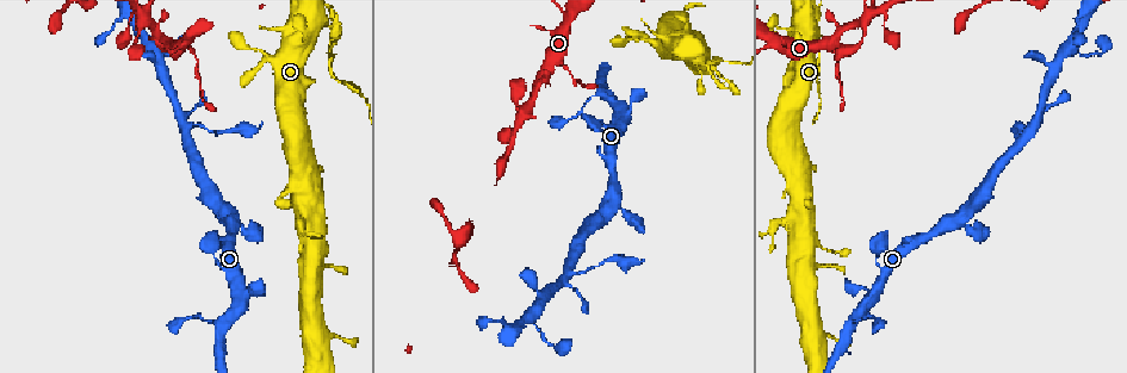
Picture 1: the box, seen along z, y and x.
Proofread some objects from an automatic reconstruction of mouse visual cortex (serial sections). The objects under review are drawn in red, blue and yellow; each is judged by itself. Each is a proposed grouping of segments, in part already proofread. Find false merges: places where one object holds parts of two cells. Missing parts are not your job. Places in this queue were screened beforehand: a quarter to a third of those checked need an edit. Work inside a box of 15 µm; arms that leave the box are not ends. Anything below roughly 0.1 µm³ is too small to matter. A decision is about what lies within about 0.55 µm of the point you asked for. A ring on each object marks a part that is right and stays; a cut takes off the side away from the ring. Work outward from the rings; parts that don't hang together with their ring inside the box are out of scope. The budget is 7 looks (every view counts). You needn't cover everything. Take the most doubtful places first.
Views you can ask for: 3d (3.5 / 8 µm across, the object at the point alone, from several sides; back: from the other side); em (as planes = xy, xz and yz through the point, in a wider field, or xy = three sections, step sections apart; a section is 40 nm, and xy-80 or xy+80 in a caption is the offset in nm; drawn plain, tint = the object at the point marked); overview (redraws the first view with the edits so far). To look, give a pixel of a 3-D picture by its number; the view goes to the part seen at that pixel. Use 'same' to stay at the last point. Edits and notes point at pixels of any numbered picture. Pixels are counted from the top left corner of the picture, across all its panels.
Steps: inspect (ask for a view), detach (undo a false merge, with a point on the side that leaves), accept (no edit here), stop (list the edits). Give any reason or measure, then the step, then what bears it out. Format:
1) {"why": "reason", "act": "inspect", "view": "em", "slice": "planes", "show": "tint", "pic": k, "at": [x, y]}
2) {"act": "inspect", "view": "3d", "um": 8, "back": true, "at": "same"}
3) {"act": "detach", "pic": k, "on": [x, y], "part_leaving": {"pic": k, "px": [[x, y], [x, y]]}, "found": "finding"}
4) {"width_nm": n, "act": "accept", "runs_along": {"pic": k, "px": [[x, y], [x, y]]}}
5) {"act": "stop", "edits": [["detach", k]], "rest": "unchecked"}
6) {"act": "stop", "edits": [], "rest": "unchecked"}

{"why": "sharp bend", "act": "inspect", "view": "3d", "um": 3.5, "pic": 1, "at": [868, 12]}

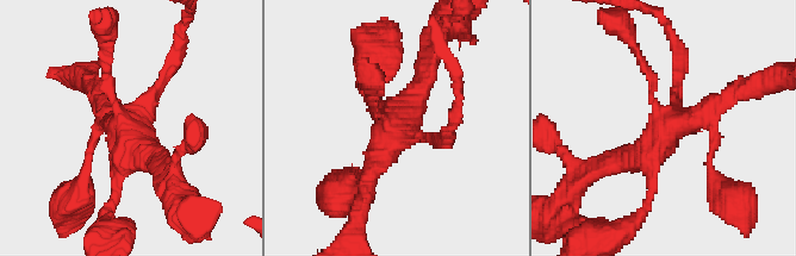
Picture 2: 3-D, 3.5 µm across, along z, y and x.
{"why": "now the EM", "act": "inspect", "view": "em", "slice": "xy", "step": 5, "show": "tint", "pic": 2, "at": [124, 126]}

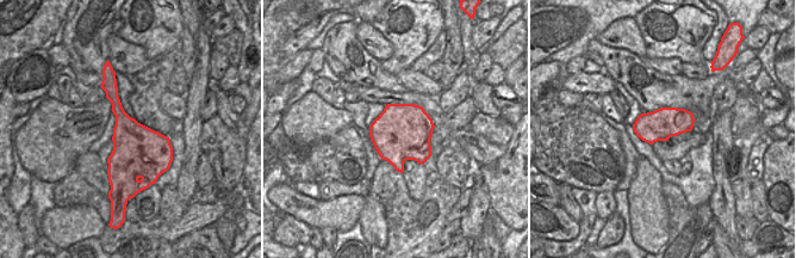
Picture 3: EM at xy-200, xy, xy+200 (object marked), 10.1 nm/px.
{"act": "inspect", "view": "em", "slice": "planes", "show": "tint", "at": "same"}

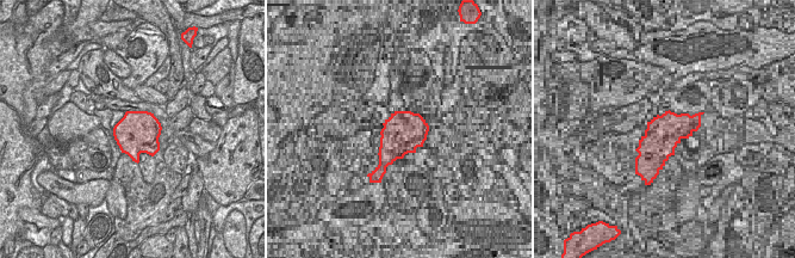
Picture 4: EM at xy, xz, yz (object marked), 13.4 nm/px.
{"act": "accept", "found": "one cell here"}

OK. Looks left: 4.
{"why": "sharp bend", "act": "inspect", "view": "3d", "um": 3.5, "pic": 1, "at": [713, 63]}

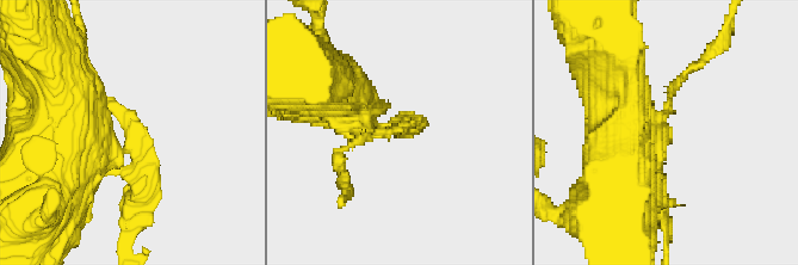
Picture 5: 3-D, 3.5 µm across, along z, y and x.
{"arms": 3, "arm_widths_nm": [100, 200, 700], "act": "inspect", "view": "em", "slice": "xy", "step": 5, "show": "tint", "pic": 5, "at": [133, 152]}

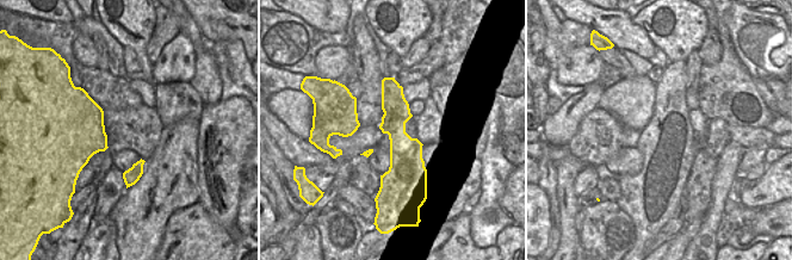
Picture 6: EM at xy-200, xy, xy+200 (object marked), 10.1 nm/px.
{"width_nm": 320, "act": "detach", "pic": 5, "on": [152, 192], "part_leaving": {"pic": 5, "px": [[119, 172], [142, 186], [127, 248]]}, "found": "two cells meet here"}

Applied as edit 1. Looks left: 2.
{"why": "narrows sharply", "act": "inspect", "view": "3d", "um": 3.5, "pic": 1, "at": [261, 64]}

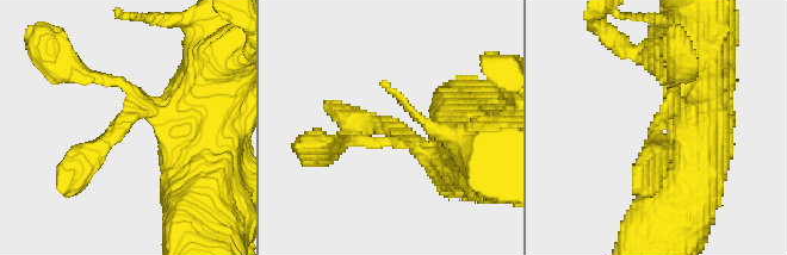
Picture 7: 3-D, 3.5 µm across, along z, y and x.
{"why": "now the EM", "act": "inspect", "view": "em", "slice": "xy", "step": 5, "show": "tint", "pic": 7, "at": [125, 122]}

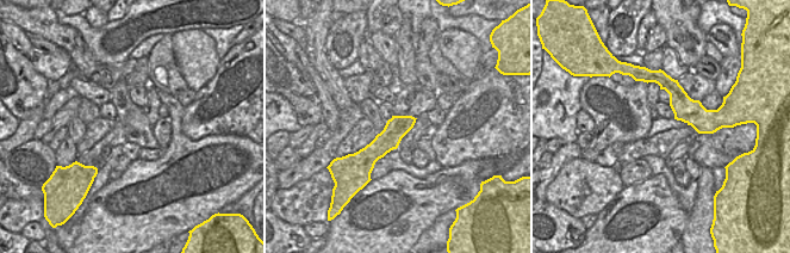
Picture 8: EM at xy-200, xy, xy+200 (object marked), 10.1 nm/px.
{"act": "accept", "runs_along": {"pic": 7, "px": [[187, 119], [136, 112], [66, 182]]}, "found": "one cell here"}

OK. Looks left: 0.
{"act": "stop", "edits": [["detach", 5]], "rest": "unchecked"}

